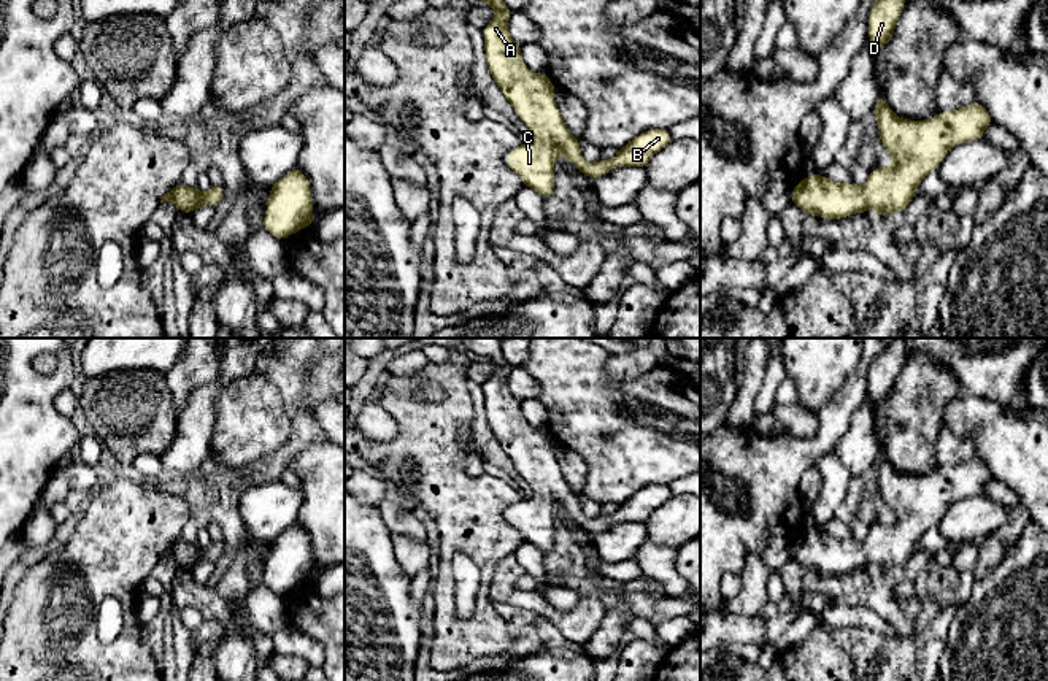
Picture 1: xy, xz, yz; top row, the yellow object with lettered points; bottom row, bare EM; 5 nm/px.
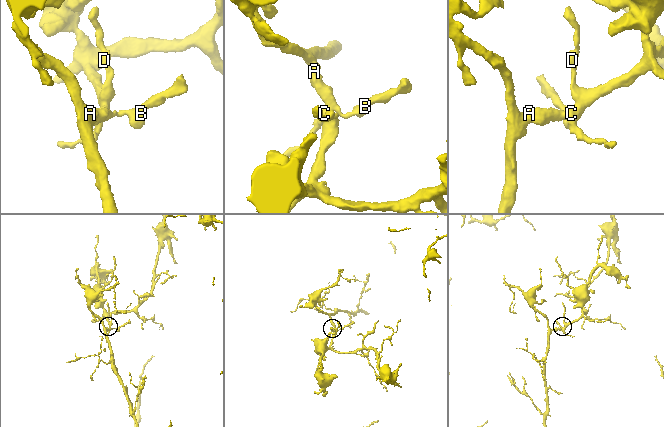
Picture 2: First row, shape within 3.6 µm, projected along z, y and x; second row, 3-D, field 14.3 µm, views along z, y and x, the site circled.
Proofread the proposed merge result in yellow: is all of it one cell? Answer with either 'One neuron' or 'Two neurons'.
One neuron

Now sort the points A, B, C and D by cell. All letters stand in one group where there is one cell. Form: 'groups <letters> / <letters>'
groups A B C D

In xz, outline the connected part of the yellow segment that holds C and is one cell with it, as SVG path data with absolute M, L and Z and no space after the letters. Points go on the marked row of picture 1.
M503 0L481 2L495 10L494 19L483 29L491 76L534 135L532 143L526 141L505 156L505 164L526 187L543 198L554 194L554 162L559 152L584 176L595 179L616 167L645 168L673 140L667 129L646 130L618 149L613 159L588 164L580 152L580 138L570 133L554 102L554 84L546 73L534 73L526 67L522 46L508 33L507 24L513 11Z

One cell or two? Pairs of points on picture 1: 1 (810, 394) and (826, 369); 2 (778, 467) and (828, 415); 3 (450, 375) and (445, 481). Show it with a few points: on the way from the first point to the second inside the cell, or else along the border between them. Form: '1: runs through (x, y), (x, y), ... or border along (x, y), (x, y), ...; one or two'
1: runs through (816, 388), (820, 375); one
2: runs through (794, 456), (809, 450), (828, 430); one
3: runs through (451, 402), (451, 416), (445, 426), (445, 454); one

